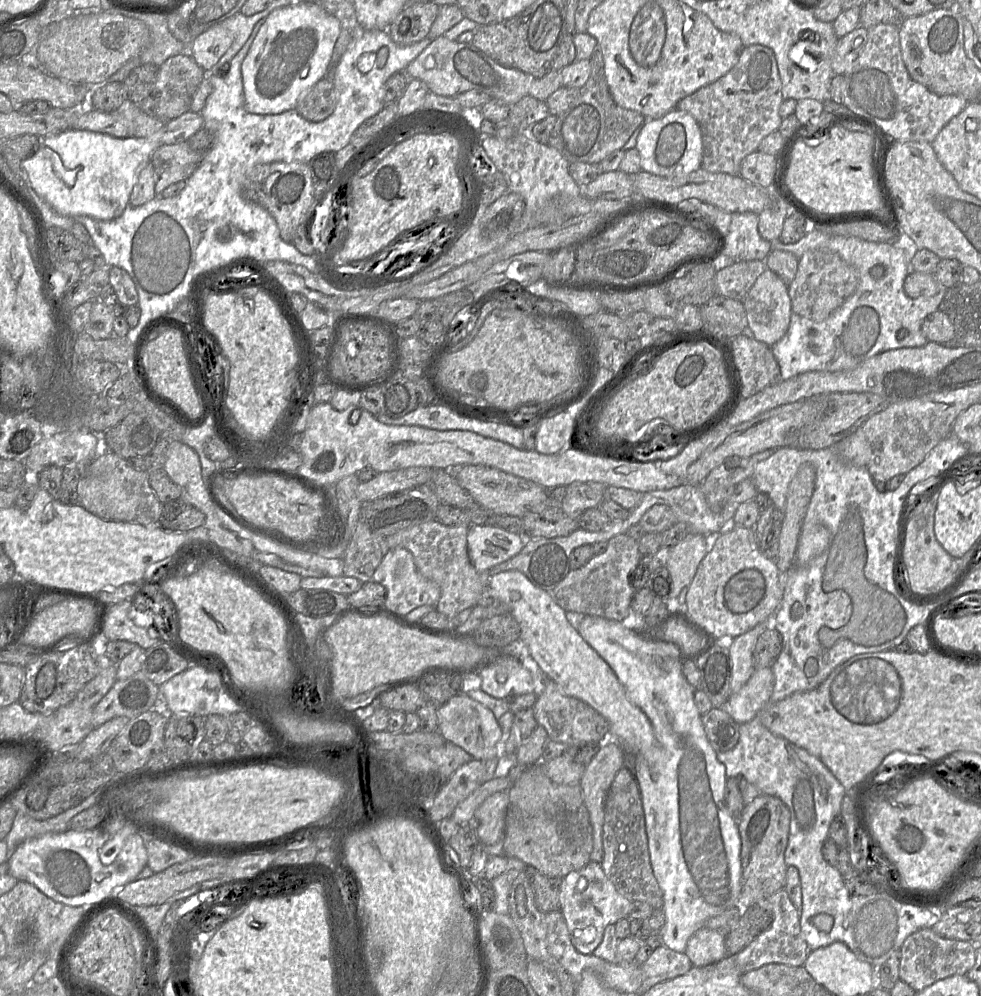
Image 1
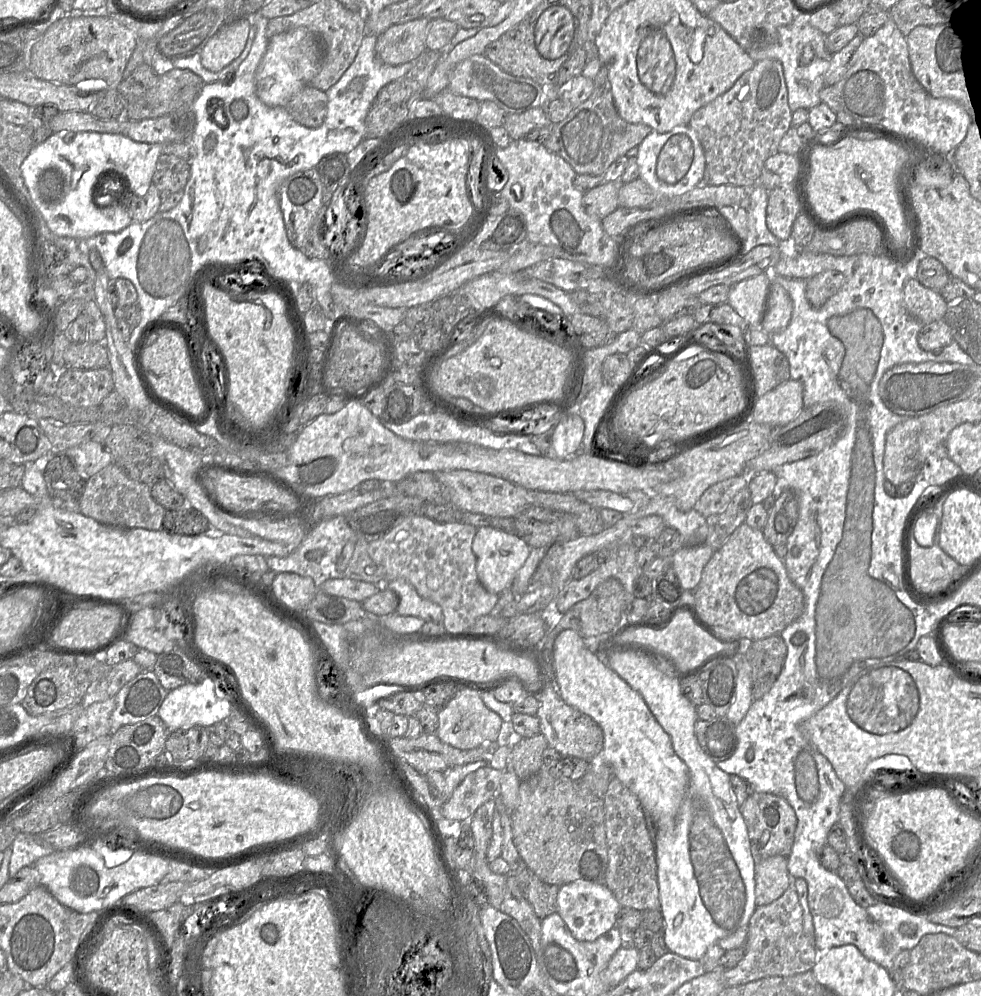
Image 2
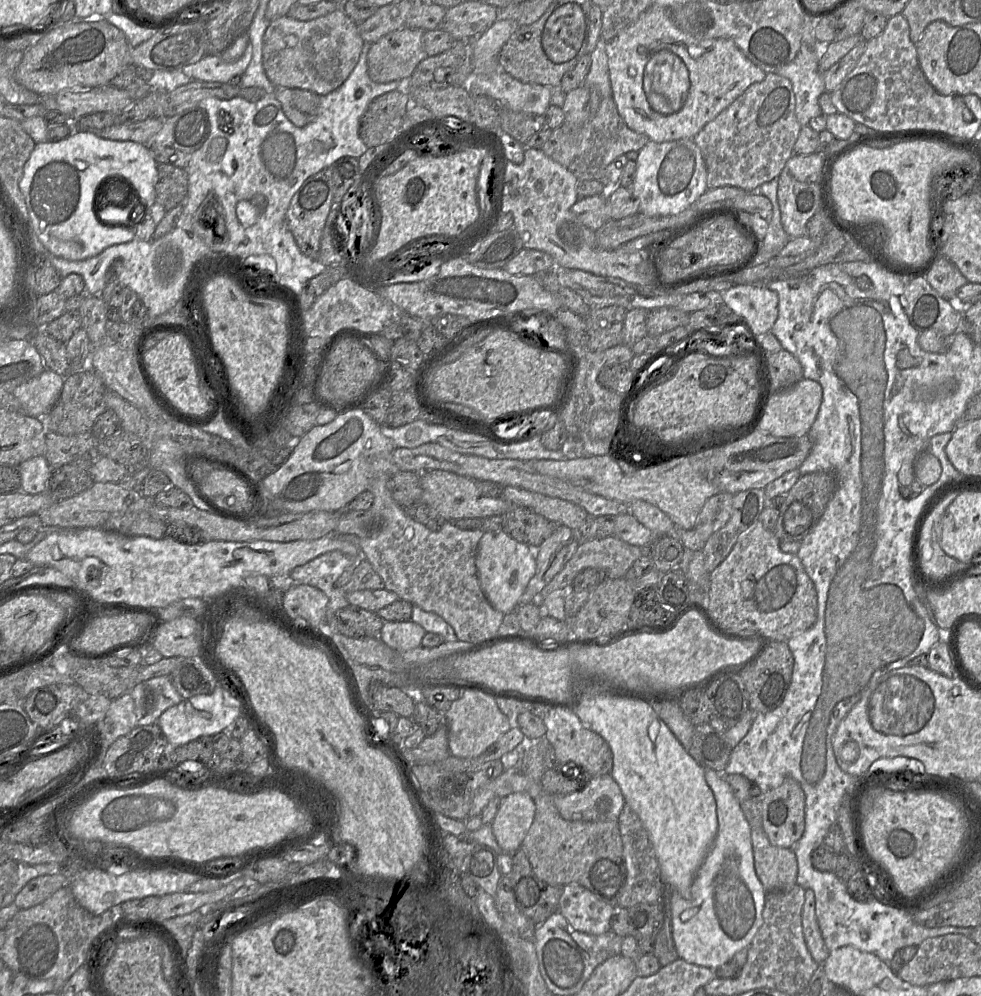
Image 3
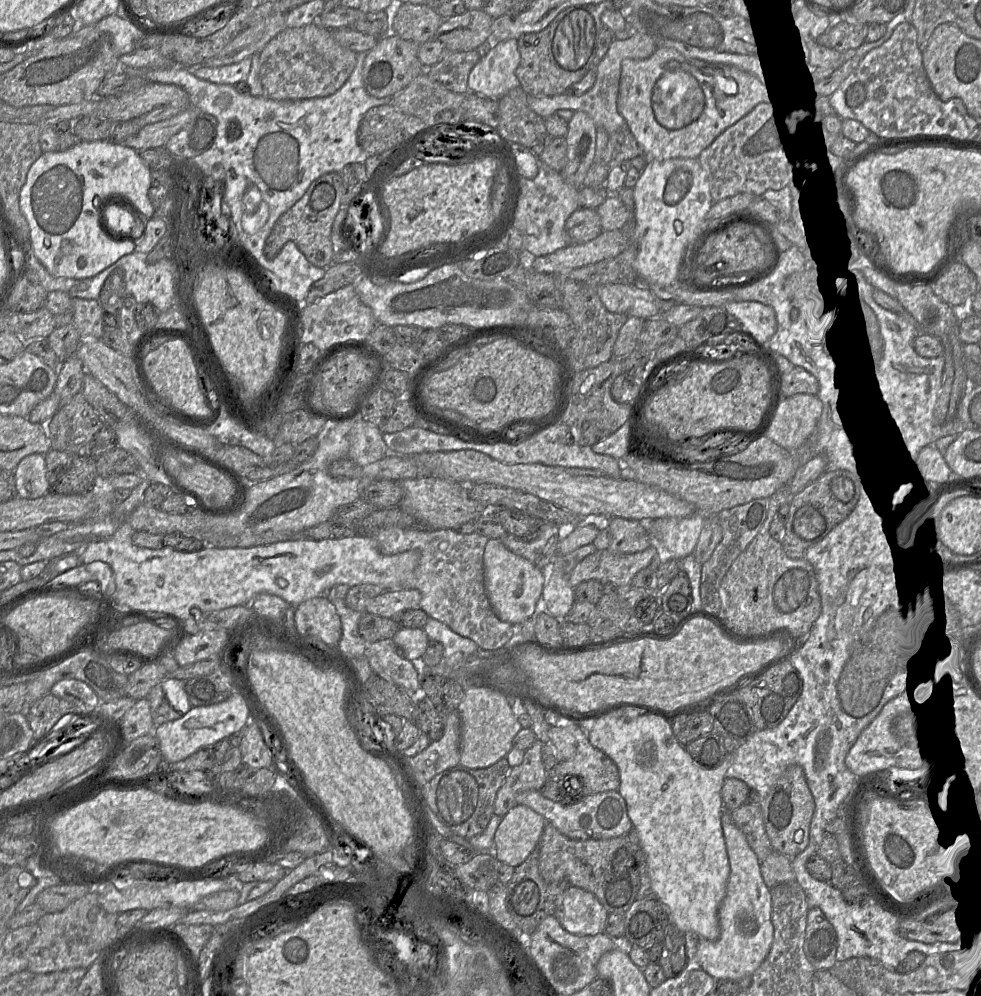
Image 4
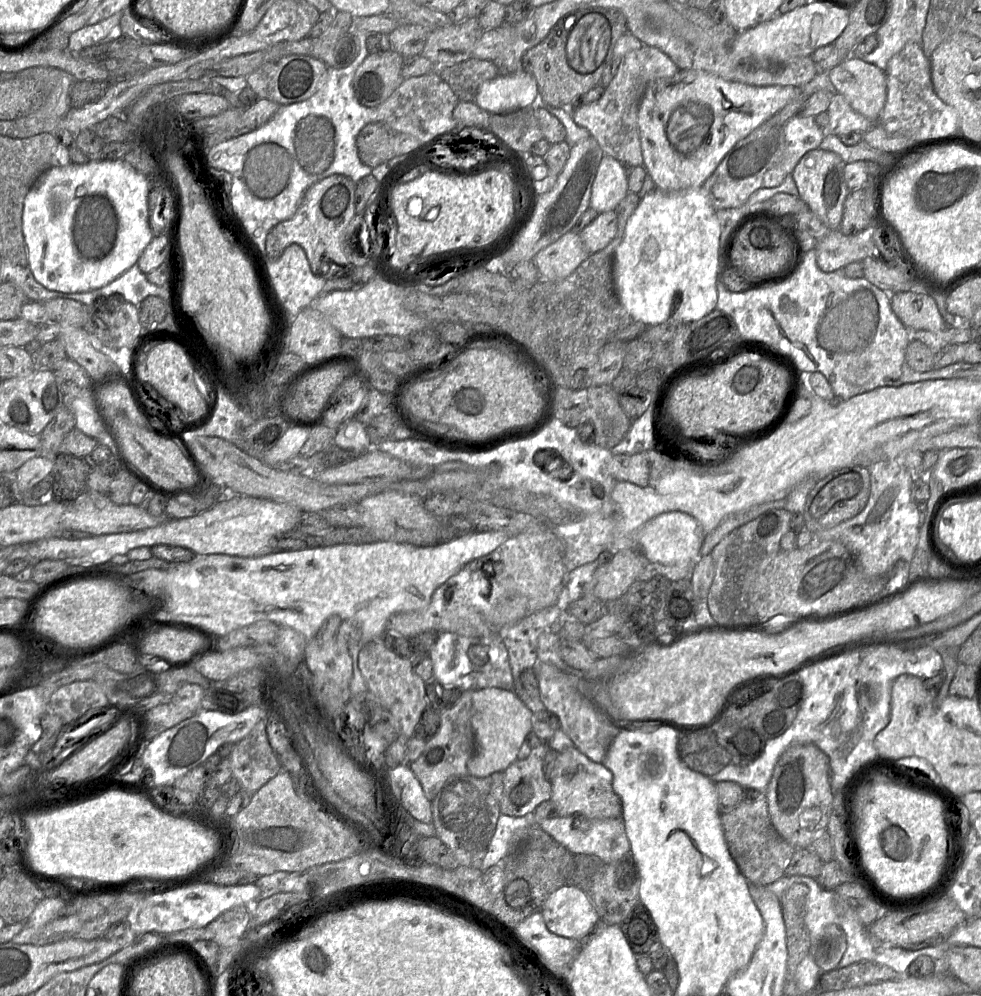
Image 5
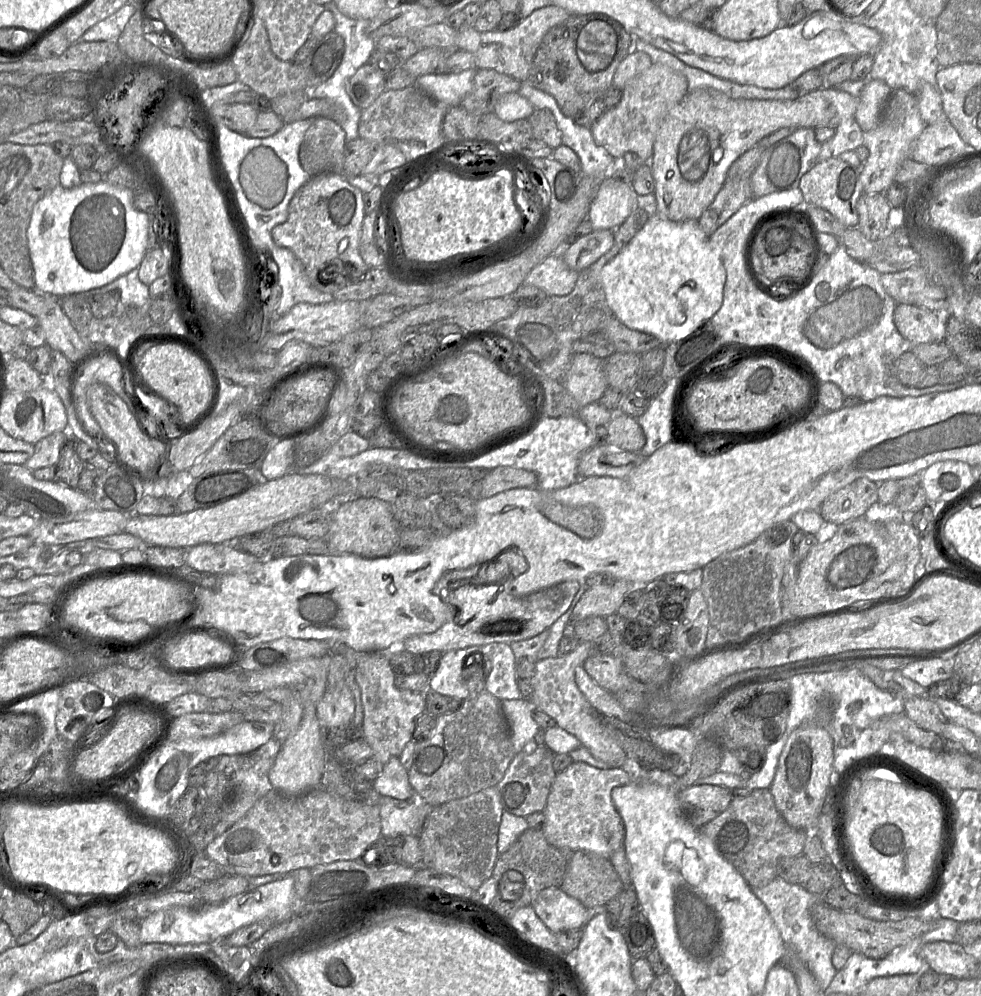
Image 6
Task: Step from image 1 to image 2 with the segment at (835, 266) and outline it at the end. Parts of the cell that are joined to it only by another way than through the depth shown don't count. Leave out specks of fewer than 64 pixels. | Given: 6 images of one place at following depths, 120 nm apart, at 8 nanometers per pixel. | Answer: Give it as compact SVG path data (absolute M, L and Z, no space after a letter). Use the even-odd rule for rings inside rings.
M827 270L806 280L805 294L814 308L820 308L843 286L843 283L842 273Z

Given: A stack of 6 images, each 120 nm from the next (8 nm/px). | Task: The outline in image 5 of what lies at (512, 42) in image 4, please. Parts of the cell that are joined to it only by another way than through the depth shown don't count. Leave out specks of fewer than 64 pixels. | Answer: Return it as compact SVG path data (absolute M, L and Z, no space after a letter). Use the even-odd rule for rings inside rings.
M524 70L500 74L479 86L474 102L489 113L506 114L535 107L539 102L539 90L533 77Z

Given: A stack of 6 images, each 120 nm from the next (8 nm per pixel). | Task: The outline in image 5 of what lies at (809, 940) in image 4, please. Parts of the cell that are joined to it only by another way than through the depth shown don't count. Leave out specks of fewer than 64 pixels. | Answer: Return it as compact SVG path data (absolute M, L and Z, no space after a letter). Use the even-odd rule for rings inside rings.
M835 924L828 925L815 942L810 943L808 954L822 973L837 968L847 947L844 932Z

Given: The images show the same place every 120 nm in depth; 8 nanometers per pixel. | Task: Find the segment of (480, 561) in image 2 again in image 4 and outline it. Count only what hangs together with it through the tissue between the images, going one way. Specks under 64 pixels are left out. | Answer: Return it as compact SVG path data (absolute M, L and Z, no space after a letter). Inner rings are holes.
M490 538L483 554L484 586L491 608L502 621L517 626L544 610L541 600L544 574L528 560L508 550L500 539Z

